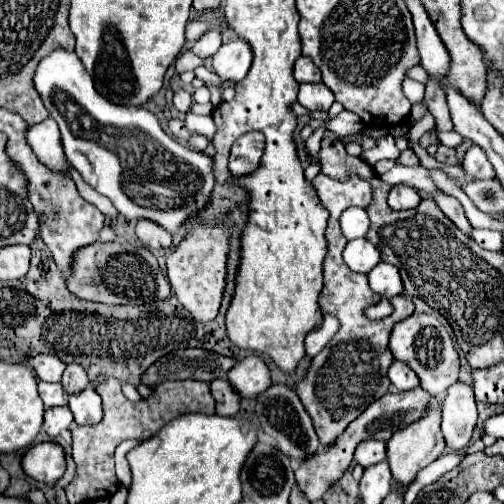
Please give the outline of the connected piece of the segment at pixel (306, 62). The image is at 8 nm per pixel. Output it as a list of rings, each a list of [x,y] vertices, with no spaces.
[[[309,56],[297,58],[297,62],[293,66],[293,76],[297,82],[321,82],[321,72],[313,64],[313,60],[309,60]]]

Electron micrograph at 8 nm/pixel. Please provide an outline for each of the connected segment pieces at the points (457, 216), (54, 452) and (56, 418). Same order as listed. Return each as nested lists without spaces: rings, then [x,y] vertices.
[[[439,194],[439,196],[435,196],[435,202],[437,202],[437,206],[441,208],[441,212],[443,212],[463,234],[471,236],[471,224],[469,224],[469,220],[467,220],[467,216],[465,216],[465,212],[463,212],[459,200],[455,200],[453,196],[447,196],[447,194]]]
[[[57,442],[35,444],[25,452],[21,466],[33,480],[55,484],[65,474],[65,450]]]
[[[57,406],[57,408],[45,410],[43,430],[45,430],[49,436],[57,436],[61,430],[69,428],[71,424],[73,424],[73,414],[71,414],[69,406]]]

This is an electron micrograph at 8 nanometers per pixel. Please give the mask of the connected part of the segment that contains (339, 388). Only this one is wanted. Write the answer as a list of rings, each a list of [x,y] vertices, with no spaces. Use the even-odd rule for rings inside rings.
[[[319,172],[313,180],[313,186],[319,194],[321,204],[329,210],[329,224],[325,232],[329,252],[325,254],[325,264],[323,264],[325,286],[323,286],[319,304],[323,312],[337,316],[337,320],[341,322],[341,328],[335,334],[335,338],[313,358],[307,378],[297,388],[297,396],[301,398],[305,410],[309,412],[313,420],[319,442],[323,446],[329,446],[333,444],[333,440],[337,440],[337,436],[341,436],[341,432],[345,432],[345,428],[353,422],[353,418],[357,418],[369,404],[373,404],[373,400],[381,398],[387,392],[391,384],[387,378],[387,368],[393,362],[393,354],[387,348],[389,332],[399,320],[413,314],[413,300],[401,294],[391,300],[391,306],[393,306],[391,316],[381,320],[371,320],[365,316],[365,308],[379,304],[381,298],[369,288],[365,274],[357,274],[349,270],[347,264],[343,262],[341,252],[347,244],[347,238],[341,234],[339,216],[345,208],[353,204],[359,204],[359,208],[367,208],[373,200],[373,192],[369,184],[365,184],[363,178],[353,174],[349,174],[349,178],[341,182]]]

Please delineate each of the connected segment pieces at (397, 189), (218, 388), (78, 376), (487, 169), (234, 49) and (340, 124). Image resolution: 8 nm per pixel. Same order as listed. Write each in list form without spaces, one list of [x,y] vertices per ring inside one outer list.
[[[393,186],[389,192],[389,206],[393,210],[413,210],[421,202],[421,196],[411,186]]]
[[[213,380],[211,382],[211,392],[213,398],[217,402],[215,412],[221,416],[237,416],[239,408],[241,408],[241,400],[237,396],[237,392],[231,388],[229,382],[225,380]]]
[[[69,364],[63,372],[61,384],[67,394],[77,394],[77,392],[85,390],[85,386],[89,386],[89,380],[87,380],[85,370],[79,364]]]
[[[473,144],[467,152],[465,152],[465,160],[463,160],[463,168],[467,178],[493,178],[495,170],[487,158],[487,154],[483,152],[481,146]]]
[[[237,38],[225,42],[217,54],[213,56],[213,70],[221,76],[221,80],[239,82],[249,72],[249,64],[253,60],[253,52],[245,40]]]
[[[343,110],[339,116],[335,116],[333,120],[327,120],[327,114],[315,114],[313,116],[317,120],[317,128],[325,126],[329,134],[337,136],[337,138],[349,138],[355,136],[363,130],[365,124],[361,124],[361,118],[357,118],[353,112]]]

